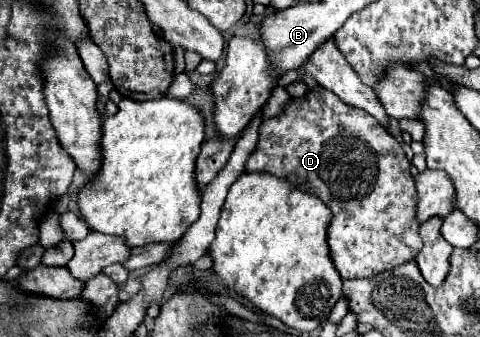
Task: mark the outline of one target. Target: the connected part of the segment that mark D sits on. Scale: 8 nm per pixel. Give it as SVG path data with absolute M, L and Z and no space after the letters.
M314 87L314 89L308 89L308 93L304 97L292 97L290 101L286 101L286 105L282 107L282 111L270 119L264 119L262 127L260 127L260 141L258 141L258 147L256 151L252 153L252 157L248 159L248 165L246 165L248 171L268 171L276 177L282 177L282 179L288 179L294 187L300 187L304 191L312 191L316 197L320 197L330 209L332 209L332 223L330 223L330 229L328 229L328 245L330 245L330 255L332 255L332 261L338 269L338 273L342 275L342 279L356 279L356 277L374 277L376 273L382 273L382 271L388 271L388 269L394 269L398 265L404 265L408 261L412 261L416 257L416 253L420 253L420 235L418 235L418 225L416 225L416 219L412 217L412 205L416 205L416 189L412 187L412 175L410 175L410 163L404 155L404 149L400 147L400 143L386 131L386 129L380 129L380 125L376 125L374 117L368 117L368 113L364 113L362 109L352 109L348 105L342 105L342 101L328 89L324 87Z

